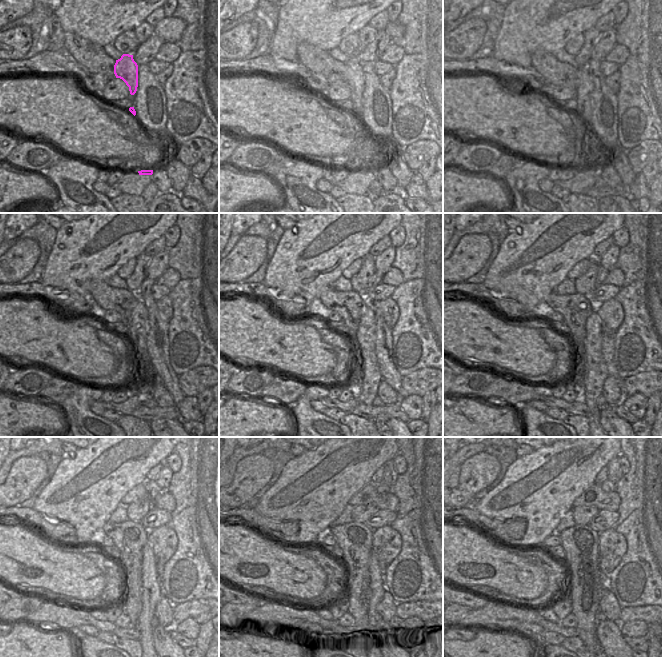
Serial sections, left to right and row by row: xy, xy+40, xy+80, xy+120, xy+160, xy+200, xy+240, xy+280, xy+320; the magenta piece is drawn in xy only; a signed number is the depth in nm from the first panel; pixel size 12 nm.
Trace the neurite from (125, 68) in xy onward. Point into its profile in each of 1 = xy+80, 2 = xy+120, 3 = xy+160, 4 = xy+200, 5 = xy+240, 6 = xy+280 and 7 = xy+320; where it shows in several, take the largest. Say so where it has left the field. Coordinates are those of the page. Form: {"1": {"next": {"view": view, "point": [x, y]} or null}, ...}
{"1": {"next": {"view": "xy+80", "point": [585, 86]}}, "2": {"next": {"view": "xy+120", "point": [143, 383]}}, "3": {"next": {"view": "xy+160", "point": [366, 333]}}, "4": {"next": {"view": "xy+200", "point": [596, 372]}}, "5": {"next": {"view": "xy+240", "point": [152, 592]}}, "6": {"next": {"view": "xy+280", "point": [377, 581]}}, "7": {"next": {"view": "xy+320", "point": [605, 588]}}}

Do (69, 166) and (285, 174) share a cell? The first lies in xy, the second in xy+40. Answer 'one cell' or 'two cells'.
one cell

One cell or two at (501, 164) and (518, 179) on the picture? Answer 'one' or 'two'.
two

